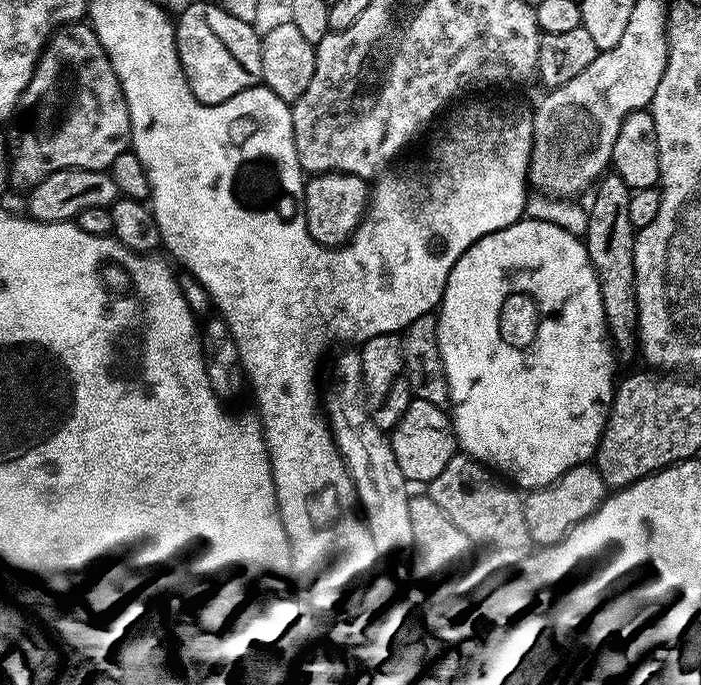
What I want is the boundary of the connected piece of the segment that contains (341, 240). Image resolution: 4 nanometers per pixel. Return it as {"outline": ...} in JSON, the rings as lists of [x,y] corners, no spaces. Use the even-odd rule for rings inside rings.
{"outline":[[[317,172],[304,181],[304,217],[308,232],[320,244],[334,248],[349,243],[370,199],[370,184],[365,177],[344,172]]]}

